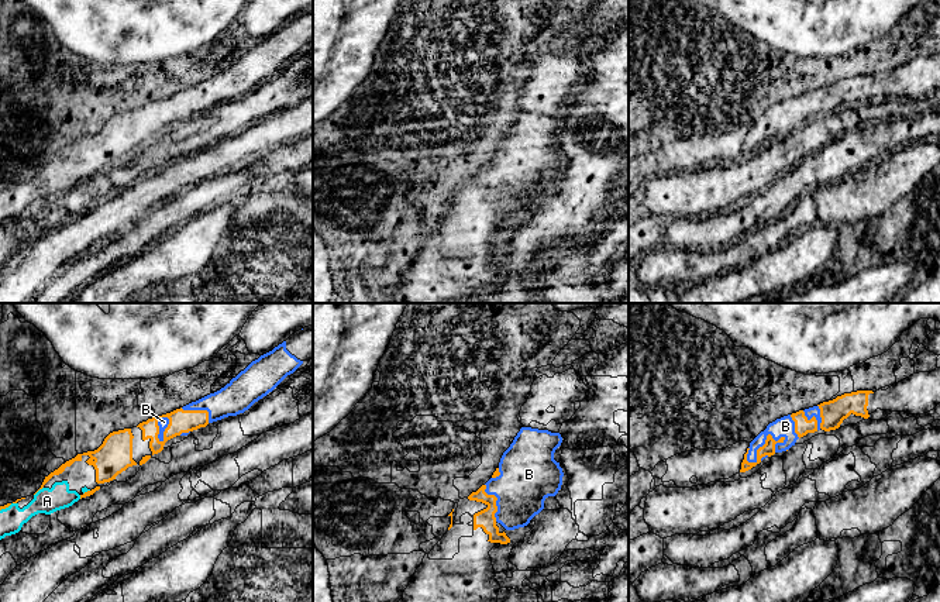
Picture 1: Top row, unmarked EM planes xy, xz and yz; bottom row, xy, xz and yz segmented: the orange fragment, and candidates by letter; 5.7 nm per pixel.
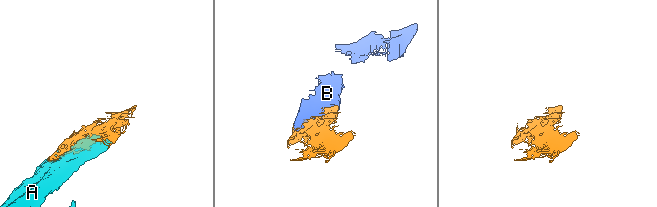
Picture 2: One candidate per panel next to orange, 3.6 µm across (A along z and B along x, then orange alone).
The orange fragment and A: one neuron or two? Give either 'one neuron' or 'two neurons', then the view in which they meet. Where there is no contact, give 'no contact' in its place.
one neuron | xy

